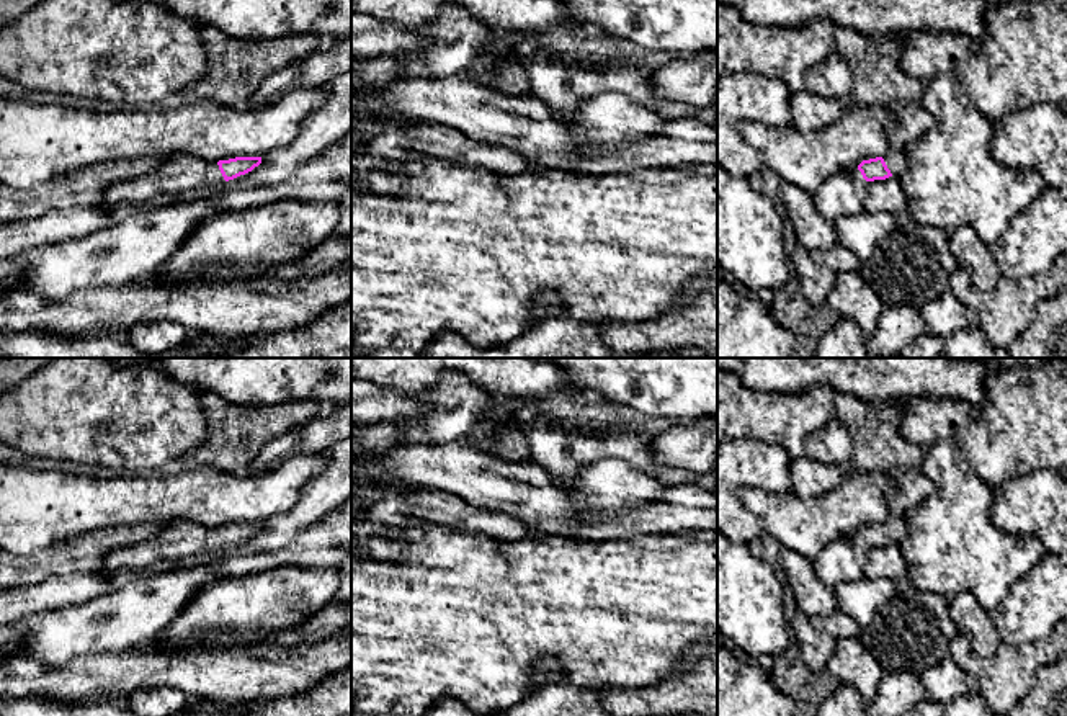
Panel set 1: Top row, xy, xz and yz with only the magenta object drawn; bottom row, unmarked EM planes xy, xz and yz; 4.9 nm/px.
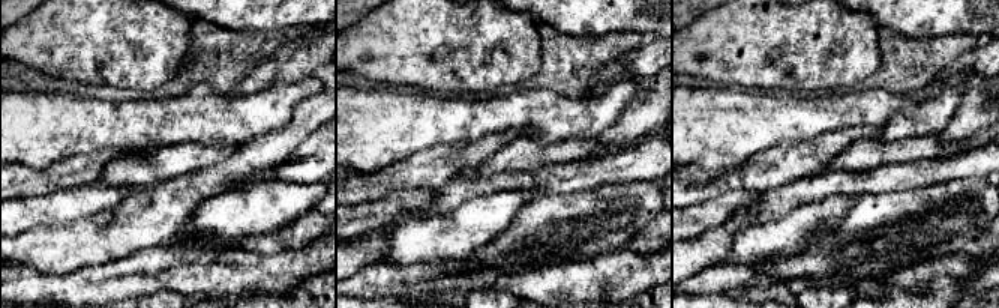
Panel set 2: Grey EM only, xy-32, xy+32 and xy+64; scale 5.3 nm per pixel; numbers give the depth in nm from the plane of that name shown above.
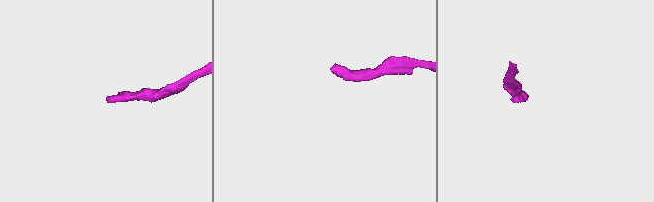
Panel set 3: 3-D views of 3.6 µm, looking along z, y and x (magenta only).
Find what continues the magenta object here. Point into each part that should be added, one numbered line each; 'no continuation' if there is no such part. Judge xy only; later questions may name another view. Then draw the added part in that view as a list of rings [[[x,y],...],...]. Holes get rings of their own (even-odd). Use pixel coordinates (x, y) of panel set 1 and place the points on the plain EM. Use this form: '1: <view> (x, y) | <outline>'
1: xy (182, 540) | [[[175,521],[162,526],[155,535],[139,544],[111,549],[105,556],[105,572],[131,569],[144,572],[162,561],[186,561],[198,556],[211,556],[225,546],[217,528],[208,528],[194,521]]]

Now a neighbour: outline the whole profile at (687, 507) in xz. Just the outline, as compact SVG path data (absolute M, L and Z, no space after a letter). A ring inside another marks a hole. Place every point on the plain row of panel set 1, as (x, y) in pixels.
M696 484L670 486L663 499L645 508L614 512L588 507L577 515L577 523L578 530L569 538L578 543L717 530L717 490Z

